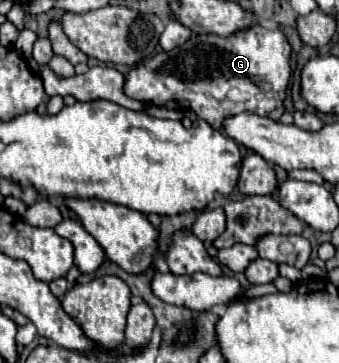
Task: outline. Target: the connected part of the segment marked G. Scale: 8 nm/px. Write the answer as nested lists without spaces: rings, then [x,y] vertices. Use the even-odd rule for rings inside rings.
[[[253,25],[229,37],[213,33],[197,35],[137,65],[125,81],[125,93],[165,109],[191,109],[213,129],[223,131],[223,121],[231,115],[251,111],[263,117],[283,103],[291,77],[289,59],[291,45],[279,29],[271,31]]]

